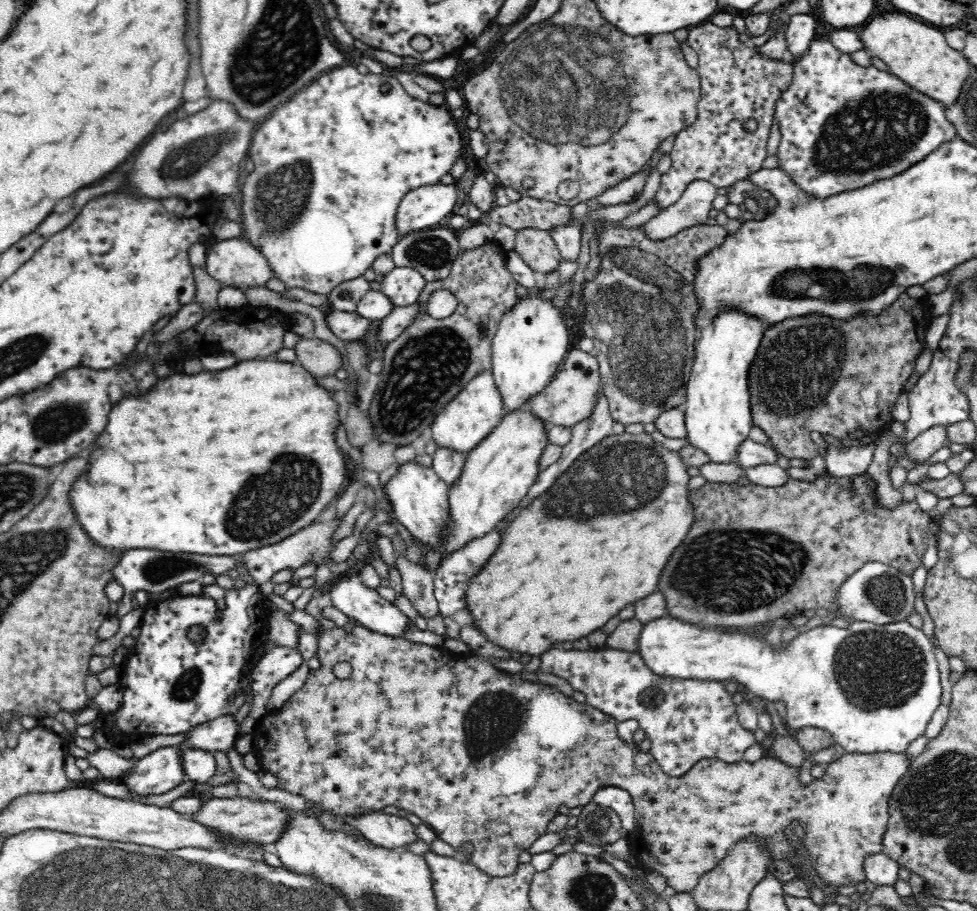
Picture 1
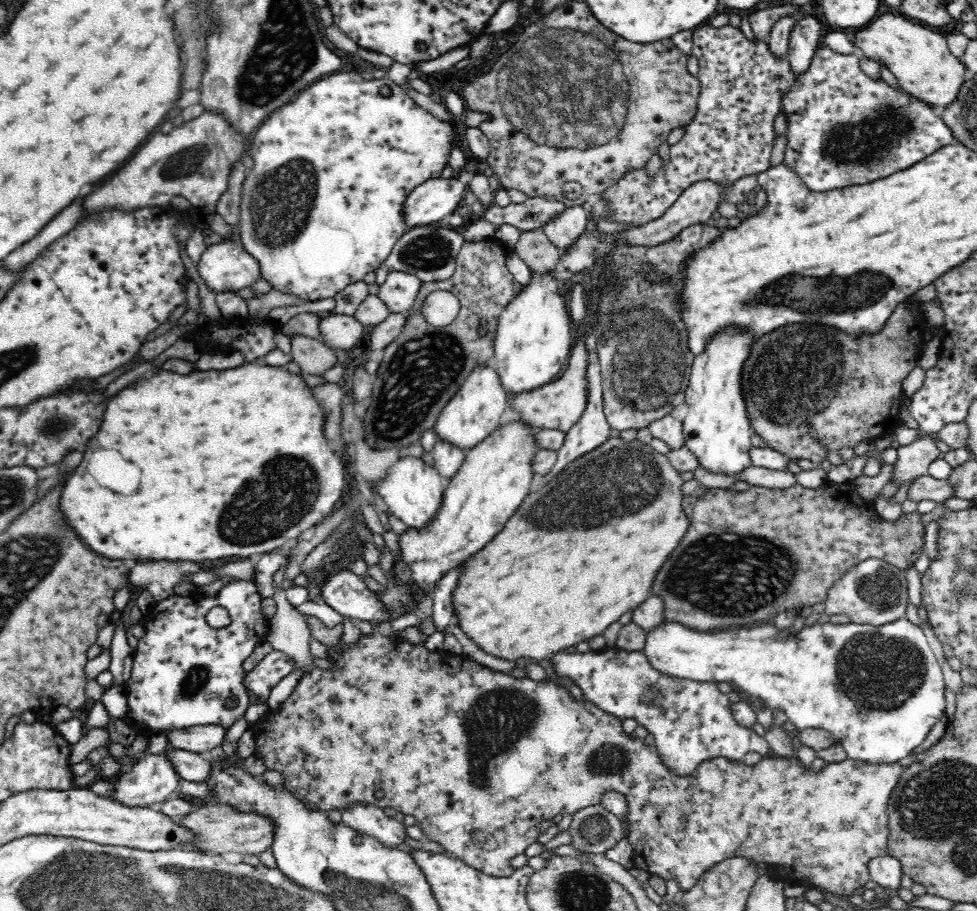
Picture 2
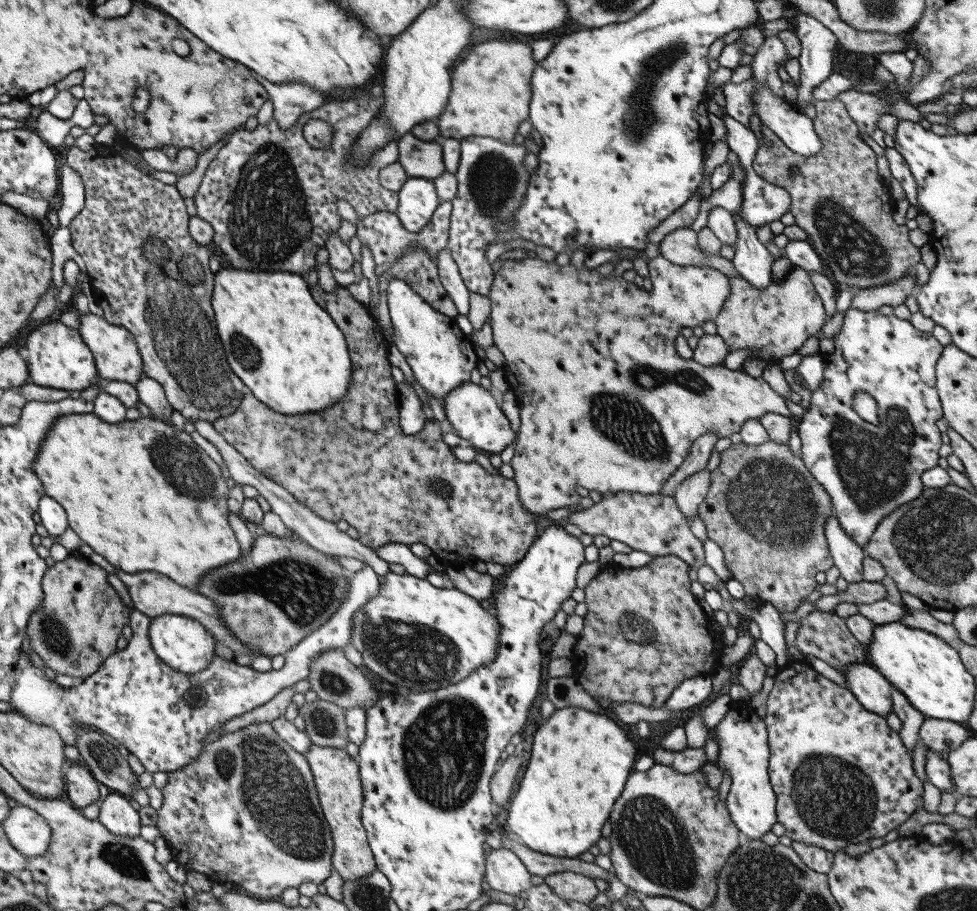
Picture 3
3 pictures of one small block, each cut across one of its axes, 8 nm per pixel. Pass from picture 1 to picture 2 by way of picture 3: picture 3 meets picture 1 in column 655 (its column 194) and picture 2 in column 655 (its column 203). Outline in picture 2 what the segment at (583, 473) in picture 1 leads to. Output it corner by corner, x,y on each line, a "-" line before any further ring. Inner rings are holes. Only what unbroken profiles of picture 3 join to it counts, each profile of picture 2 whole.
620,438
606,440
604,444
600,444
600,448
580,456
578,460
568,464
564,468
564,472
546,480
544,488
528,494
524,498
524,504
520,504
520,508
508,520
504,530
484,550
480,550
474,558
470,558
464,564
464,568
460,570
460,576
458,576
458,584
452,590
452,606
454,606
454,616
458,620
460,632
466,634
482,652
486,652
494,658
500,658
500,660
508,660
508,662
518,662
520,658
530,660
530,662
552,660
552,656
556,656
558,652
564,652
570,646
578,646
580,642
588,642
590,638
604,634
624,614
632,612
644,600
648,600
652,596
650,588
652,588
654,576
658,574
658,570
666,564
666,560
672,556
672,552
684,540
690,524
688,524
688,518
684,516
684,506
682,506
684,496
680,492
682,484
684,482
680,480
680,474
676,474
670,468
666,454
664,456
656,454
650,446
640,446
638,440
634,440
634,442
624,442

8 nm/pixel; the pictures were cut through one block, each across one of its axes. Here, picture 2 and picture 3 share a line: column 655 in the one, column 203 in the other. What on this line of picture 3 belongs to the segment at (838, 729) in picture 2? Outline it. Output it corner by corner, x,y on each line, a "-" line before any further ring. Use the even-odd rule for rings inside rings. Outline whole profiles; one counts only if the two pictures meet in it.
177,614
153,616
149,622
149,642
157,658
177,672
195,674
215,658
215,638
197,620
191,620
187,616

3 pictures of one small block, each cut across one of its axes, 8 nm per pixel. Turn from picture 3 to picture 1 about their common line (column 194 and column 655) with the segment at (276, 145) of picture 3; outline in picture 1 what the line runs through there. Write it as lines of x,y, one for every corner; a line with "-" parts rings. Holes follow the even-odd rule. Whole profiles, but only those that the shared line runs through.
708,20
700,26
690,28
688,34
690,34
688,44
698,54
696,70
702,80
702,98
698,104
698,120
690,128
684,128
678,136
674,136
674,146
670,152
672,168
666,174
662,174
660,190
652,200
652,202
658,202
660,210
676,204
682,198
688,184
694,180
708,180
718,188
728,188
728,186
734,186
736,182
748,180
750,174
762,170
762,164
768,158
766,148
768,148
770,128
774,124
776,100
794,80
794,68
792,68
790,58
770,60
770,58
760,56
756,48
750,48
740,40
740,34
736,32
734,26
718,28

